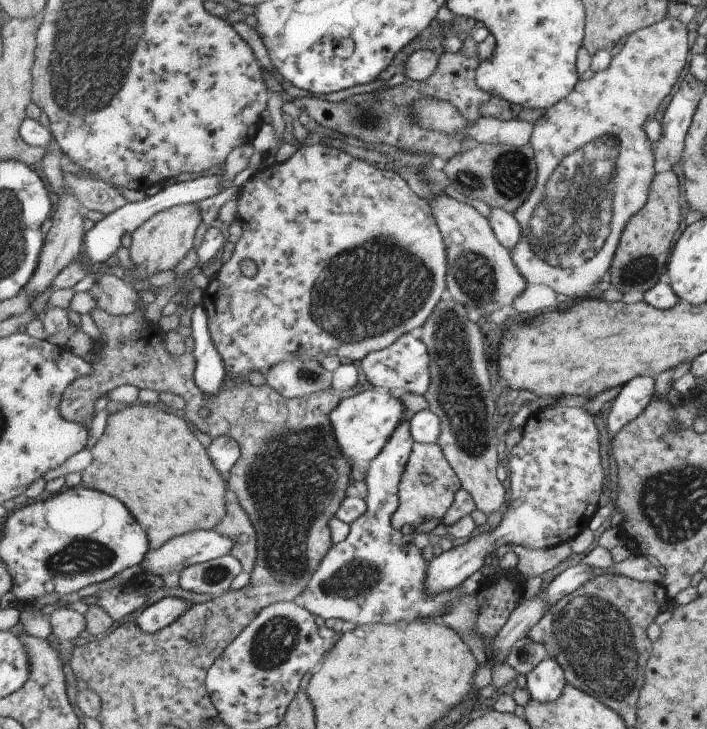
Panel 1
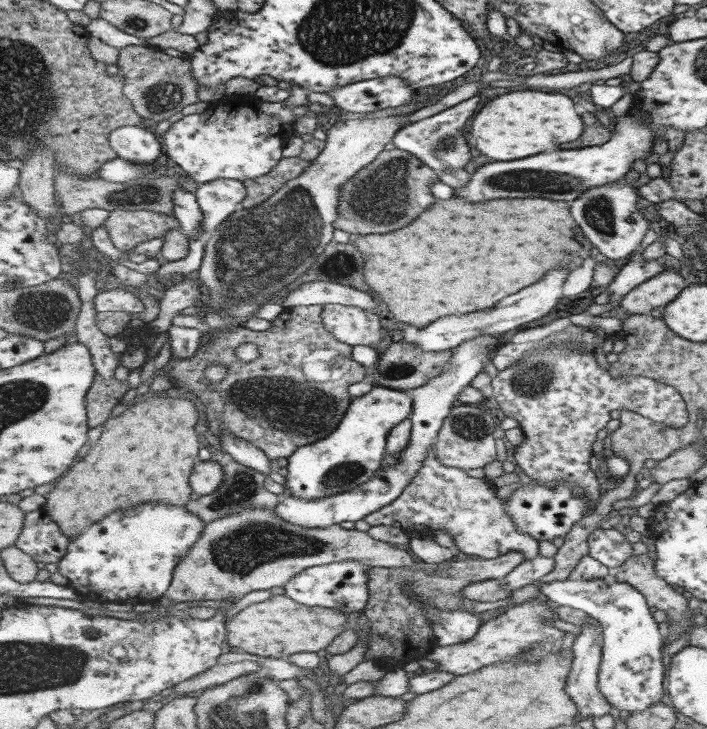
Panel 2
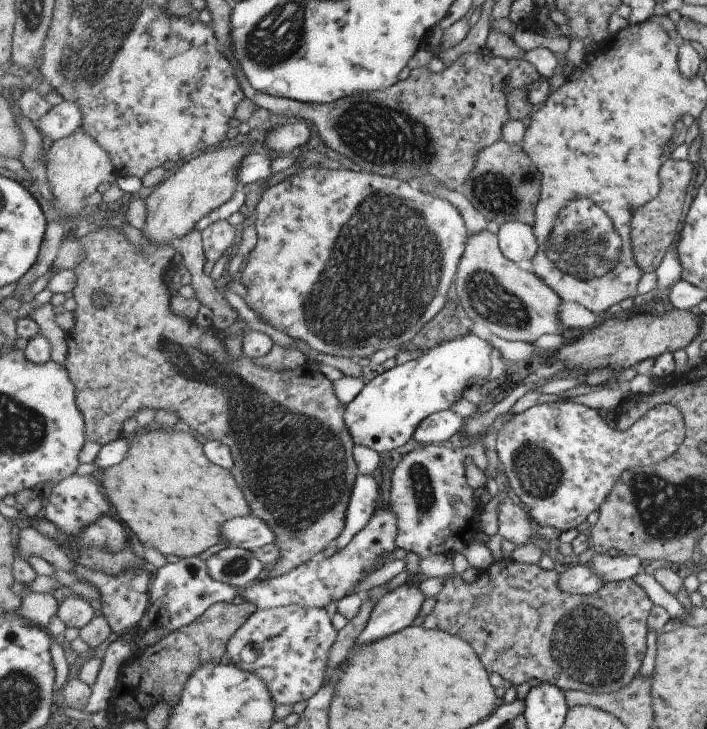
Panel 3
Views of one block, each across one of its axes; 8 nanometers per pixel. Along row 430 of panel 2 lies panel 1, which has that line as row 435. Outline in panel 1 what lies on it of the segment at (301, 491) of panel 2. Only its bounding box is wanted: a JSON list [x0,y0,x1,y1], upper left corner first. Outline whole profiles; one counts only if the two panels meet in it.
[330,386,409,467]

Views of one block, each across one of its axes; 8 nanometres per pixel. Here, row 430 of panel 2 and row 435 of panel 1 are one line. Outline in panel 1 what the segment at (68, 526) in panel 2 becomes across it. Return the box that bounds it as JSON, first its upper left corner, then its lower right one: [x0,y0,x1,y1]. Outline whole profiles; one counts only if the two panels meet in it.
[82,402,227,549]

